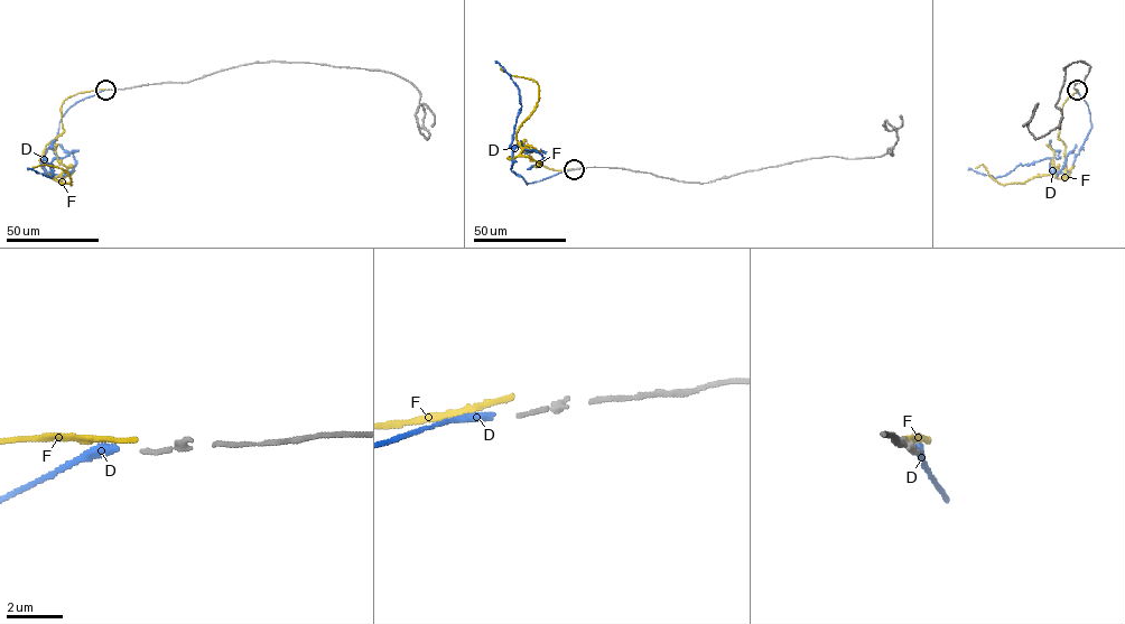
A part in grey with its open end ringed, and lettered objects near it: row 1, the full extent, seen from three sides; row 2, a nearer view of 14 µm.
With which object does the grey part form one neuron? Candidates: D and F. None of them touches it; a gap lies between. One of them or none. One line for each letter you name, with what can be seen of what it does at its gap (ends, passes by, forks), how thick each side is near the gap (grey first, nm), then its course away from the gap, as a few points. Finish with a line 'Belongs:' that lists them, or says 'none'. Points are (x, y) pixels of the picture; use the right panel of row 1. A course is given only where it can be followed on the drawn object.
D: It ends there. Thickness 160 nm (grey) against 320 nm. Its course: (1076, 90), (1087, 104), (1091, 128), (1070, 169), (1057, 173), (1050, 158), (1020, 165), (993, 177), (968, 168)
Belongs: D

